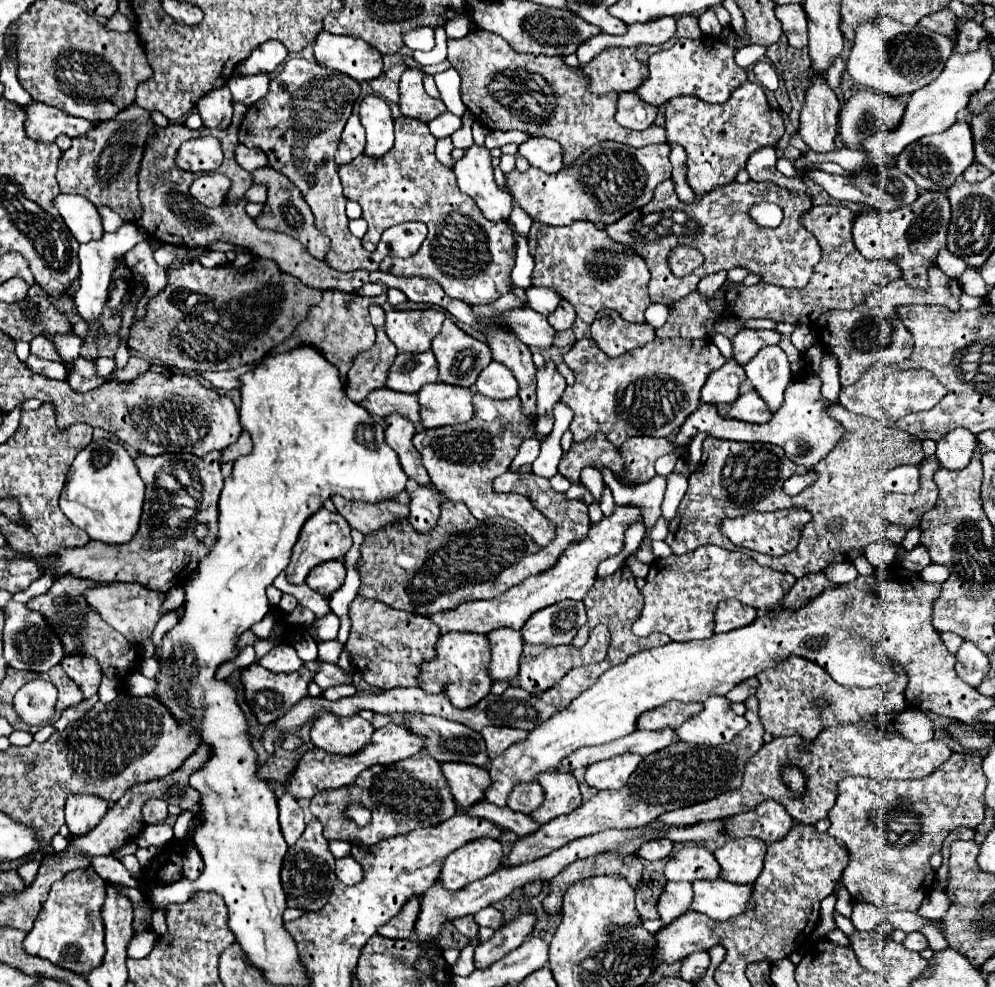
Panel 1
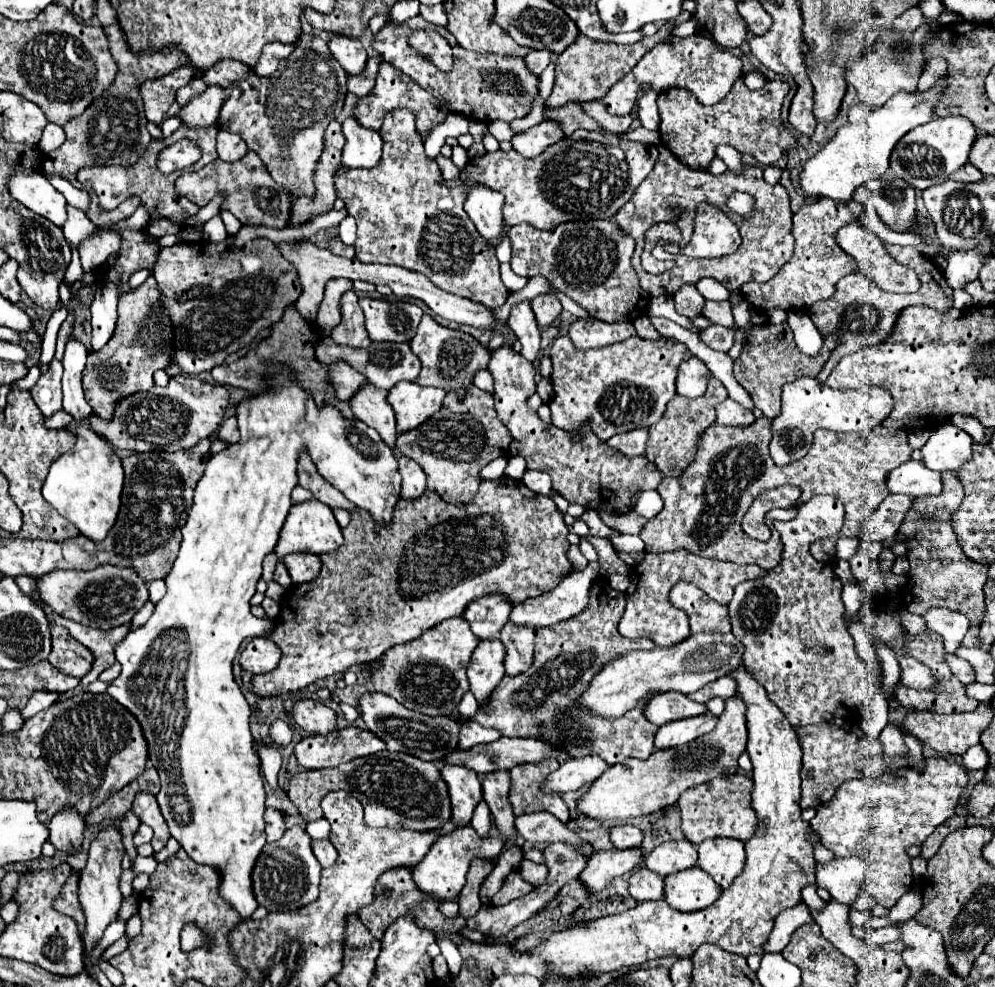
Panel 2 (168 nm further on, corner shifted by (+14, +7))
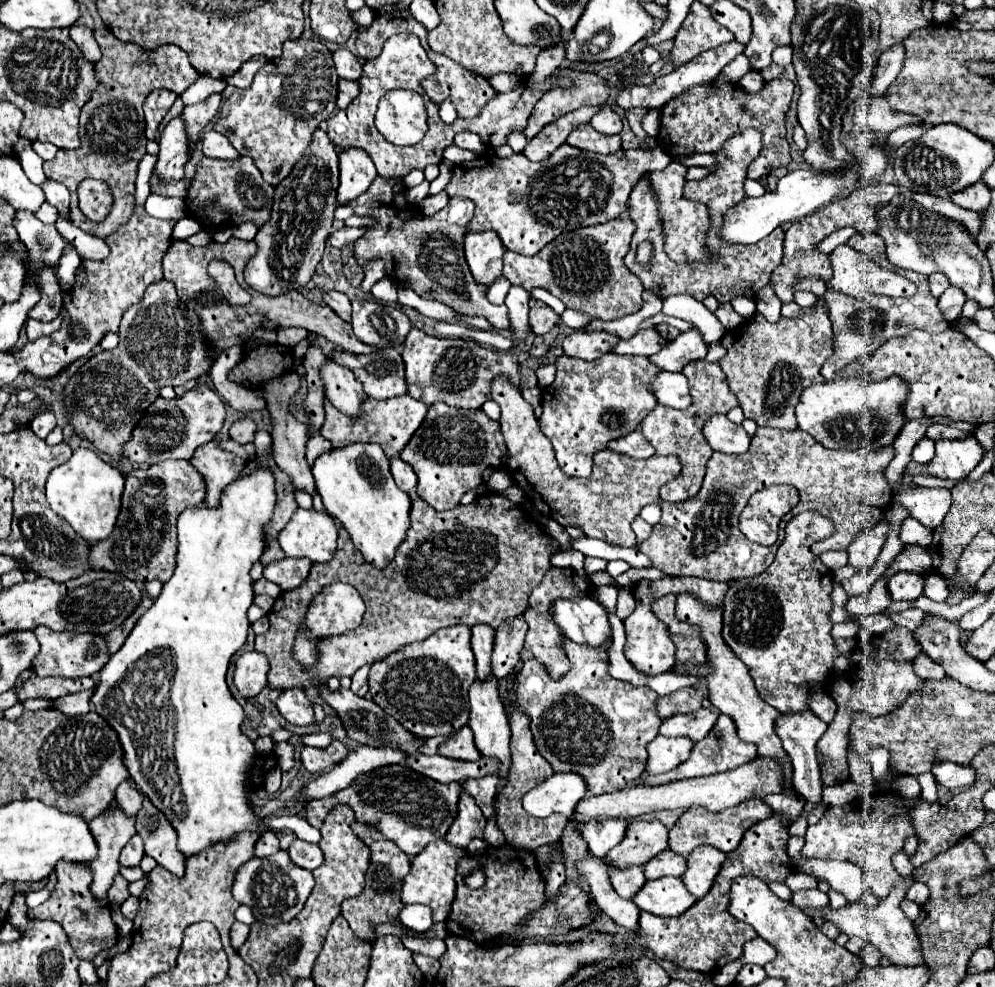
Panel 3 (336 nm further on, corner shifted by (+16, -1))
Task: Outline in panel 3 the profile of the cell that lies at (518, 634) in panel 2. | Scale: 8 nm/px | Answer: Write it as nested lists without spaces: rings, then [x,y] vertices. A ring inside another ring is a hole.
[[[522,618],[504,620],[496,628],[496,640],[494,640],[494,652],[492,652],[492,672],[498,680],[504,680],[506,676],[510,676],[520,664],[520,650],[524,646],[526,630],[528,630],[528,624]]]

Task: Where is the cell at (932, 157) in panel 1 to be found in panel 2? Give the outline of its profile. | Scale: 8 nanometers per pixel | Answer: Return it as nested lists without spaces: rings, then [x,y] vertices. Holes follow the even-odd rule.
[[[948,116],[948,118],[932,118],[930,122],[910,130],[898,146],[894,146],[894,154],[890,158],[890,168],[906,180],[916,190],[926,190],[938,182],[946,182],[952,172],[962,168],[968,162],[968,154],[978,138],[974,124],[962,116]]]

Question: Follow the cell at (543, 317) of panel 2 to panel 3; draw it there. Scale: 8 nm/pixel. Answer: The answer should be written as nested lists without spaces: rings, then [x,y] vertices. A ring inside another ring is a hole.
[[[530,300],[530,328],[536,336],[550,332],[558,324],[560,316],[544,302]]]

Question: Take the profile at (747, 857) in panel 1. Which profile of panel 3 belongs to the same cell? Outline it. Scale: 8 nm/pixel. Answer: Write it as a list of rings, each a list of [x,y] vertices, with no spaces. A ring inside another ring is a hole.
[[[698,846],[690,852],[688,870],[684,872],[682,880],[692,896],[704,898],[704,894],[708,894],[712,882],[716,882],[720,866],[724,864],[724,858],[726,854],[722,850],[716,850],[714,846]]]

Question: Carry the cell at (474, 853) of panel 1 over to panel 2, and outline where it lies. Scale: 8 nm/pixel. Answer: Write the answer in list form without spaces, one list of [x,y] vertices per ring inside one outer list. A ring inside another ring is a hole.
[[[470,826],[464,828],[454,828],[450,832],[446,832],[444,836],[440,836],[432,846],[430,852],[422,858],[422,862],[418,866],[414,866],[412,870],[412,880],[416,882],[418,890],[432,894],[436,900],[448,900],[460,894],[460,890],[464,888],[466,882],[466,872],[468,866],[474,858],[496,858],[504,848],[506,848],[506,840],[504,838],[478,838],[478,834],[474,834],[474,830]]]

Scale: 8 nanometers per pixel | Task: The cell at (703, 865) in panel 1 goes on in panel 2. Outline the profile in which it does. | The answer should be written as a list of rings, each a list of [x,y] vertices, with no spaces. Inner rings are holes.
[[[686,840],[664,842],[644,858],[644,866],[660,876],[668,876],[696,866],[696,858],[696,848]]]

